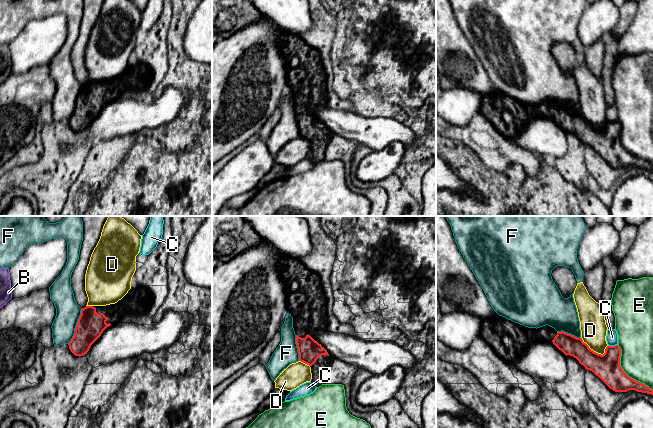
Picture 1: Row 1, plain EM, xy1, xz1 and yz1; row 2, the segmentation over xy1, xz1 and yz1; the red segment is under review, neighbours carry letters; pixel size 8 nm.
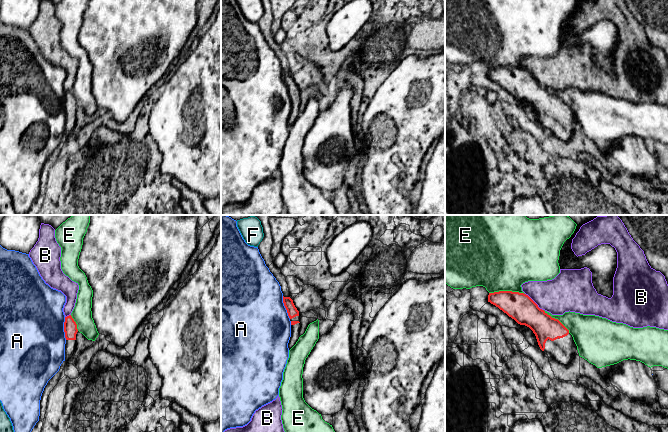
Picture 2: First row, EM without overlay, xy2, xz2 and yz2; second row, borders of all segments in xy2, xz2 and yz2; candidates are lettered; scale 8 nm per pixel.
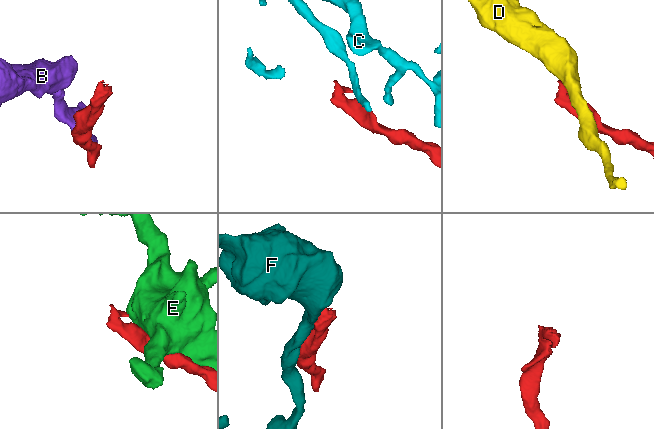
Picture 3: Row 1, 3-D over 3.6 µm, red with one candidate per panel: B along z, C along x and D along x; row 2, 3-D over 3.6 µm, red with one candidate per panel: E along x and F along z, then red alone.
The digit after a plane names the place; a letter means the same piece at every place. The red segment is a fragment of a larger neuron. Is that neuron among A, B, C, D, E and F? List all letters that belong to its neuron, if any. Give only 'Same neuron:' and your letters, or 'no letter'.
Same neuron: no letter

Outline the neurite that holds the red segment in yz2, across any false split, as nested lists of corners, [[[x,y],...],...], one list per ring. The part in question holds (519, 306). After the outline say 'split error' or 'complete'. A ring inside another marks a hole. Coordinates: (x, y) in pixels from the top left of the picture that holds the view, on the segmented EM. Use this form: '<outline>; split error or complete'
[[[512,291],[489,293],[488,302],[498,307],[518,324],[529,327],[536,336],[540,349],[560,364],[570,365],[575,355],[579,355],[577,346],[569,330],[558,320],[552,318],[526,294]]]; split error

